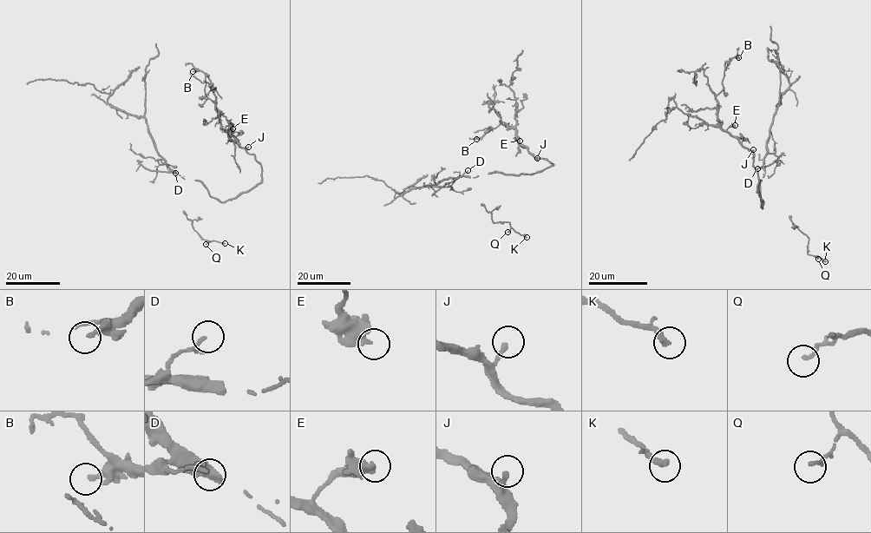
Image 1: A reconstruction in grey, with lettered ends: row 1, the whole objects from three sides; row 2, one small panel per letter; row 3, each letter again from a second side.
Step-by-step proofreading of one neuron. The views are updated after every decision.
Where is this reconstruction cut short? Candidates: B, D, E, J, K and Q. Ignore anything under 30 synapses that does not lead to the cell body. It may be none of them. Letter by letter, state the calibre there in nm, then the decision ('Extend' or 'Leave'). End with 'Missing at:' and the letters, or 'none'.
B: Thickness 220 nm. Leave
D: Thickness 110 nm. Leave
E: Thickness 360 nm. Leave
J: Thickness 220 nm. Leave
K: Thickness 190 nm. Leave
Q: Thickness 170 nm. Leave
Missing at: none

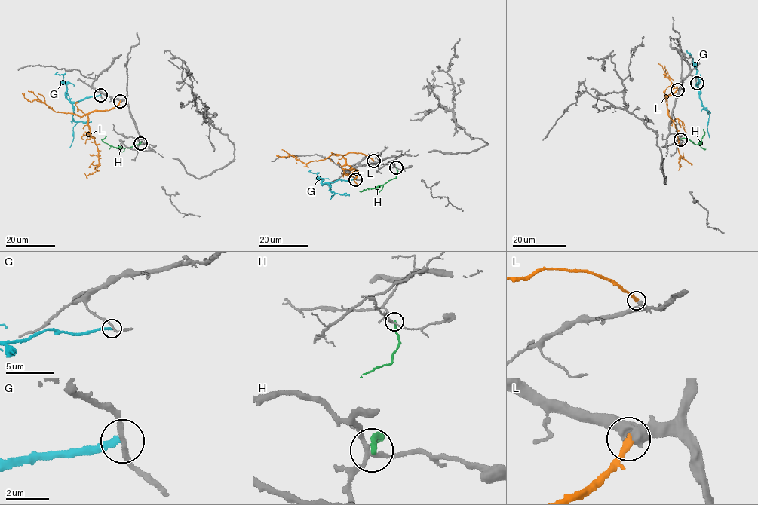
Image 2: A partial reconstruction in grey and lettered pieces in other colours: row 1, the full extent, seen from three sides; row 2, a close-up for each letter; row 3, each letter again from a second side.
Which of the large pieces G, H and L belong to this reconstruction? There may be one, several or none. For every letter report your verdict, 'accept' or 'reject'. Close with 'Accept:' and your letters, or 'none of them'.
G: reject
H: reject
L: reject
Accept: none of them

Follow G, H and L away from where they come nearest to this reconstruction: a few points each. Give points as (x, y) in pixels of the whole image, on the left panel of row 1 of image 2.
G: (100, 95), (85, 97), (72, 105), (72, 119), (77, 123), (73, 128), (74, 138), (69, 148)
H: (140, 143), (141, 142), (128, 148), (109, 146), (102, 141), (106, 136)
L: (120, 101), (108, 110), (93, 111), (80, 116), (56, 112), (38, 101), (29, 101), (22, 93)

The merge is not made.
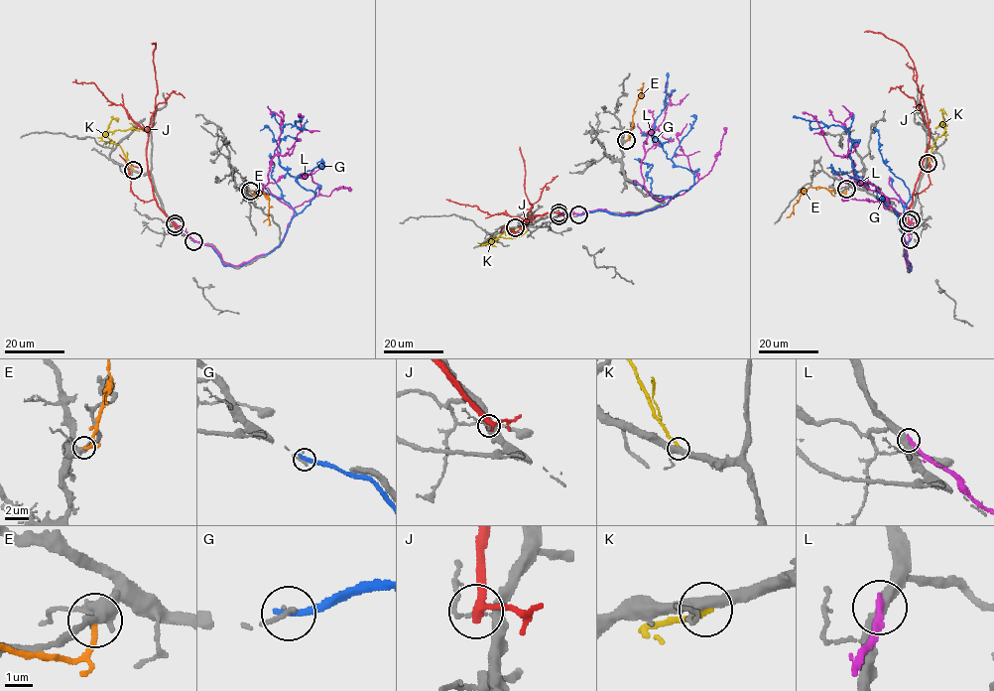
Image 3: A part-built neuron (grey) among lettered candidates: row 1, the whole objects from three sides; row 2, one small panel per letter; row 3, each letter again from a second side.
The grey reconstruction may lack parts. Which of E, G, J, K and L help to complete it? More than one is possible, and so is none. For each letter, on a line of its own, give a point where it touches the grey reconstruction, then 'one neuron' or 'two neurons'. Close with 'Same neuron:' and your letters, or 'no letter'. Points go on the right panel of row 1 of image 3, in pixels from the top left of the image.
E: (846, 189) | two neurons
G: (910, 239) | two neurons
J: (908, 222) | two neurons
K: (928, 163) | two neurons
L: (911, 219) | two neurons
Same neuron: no letter

